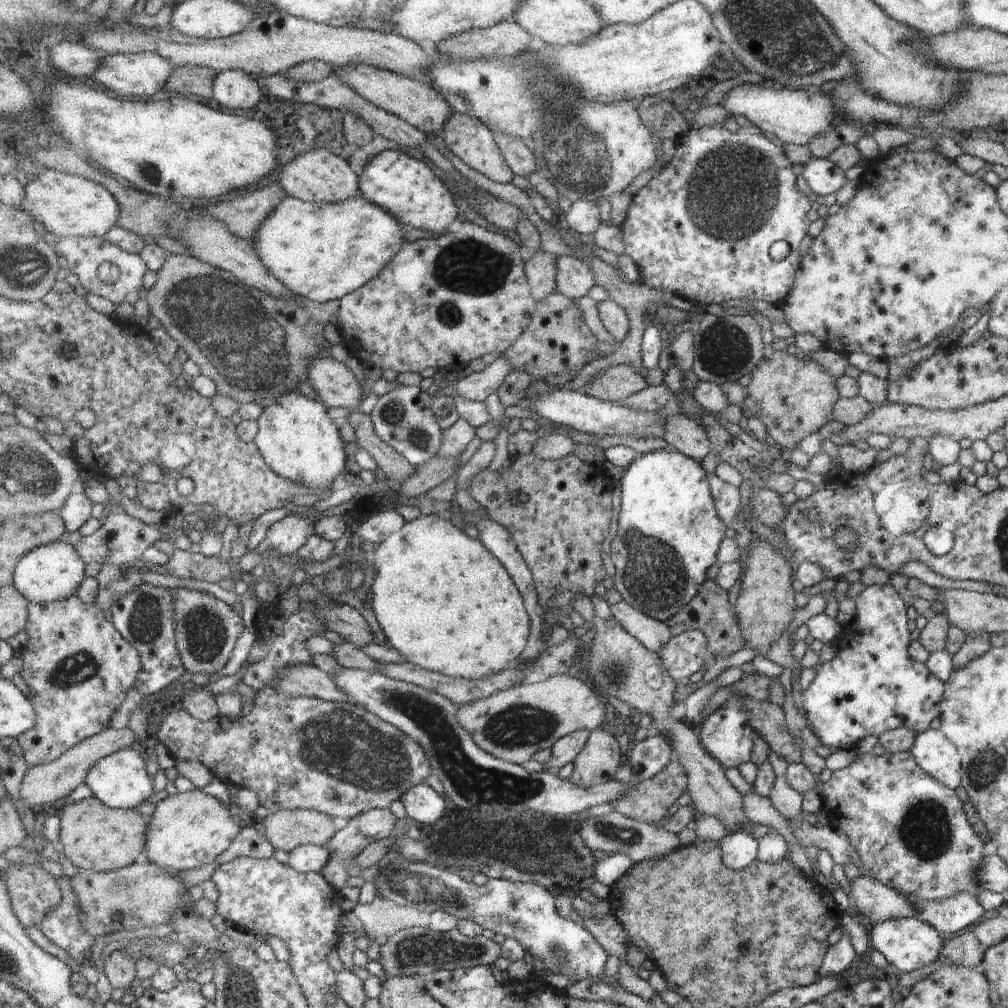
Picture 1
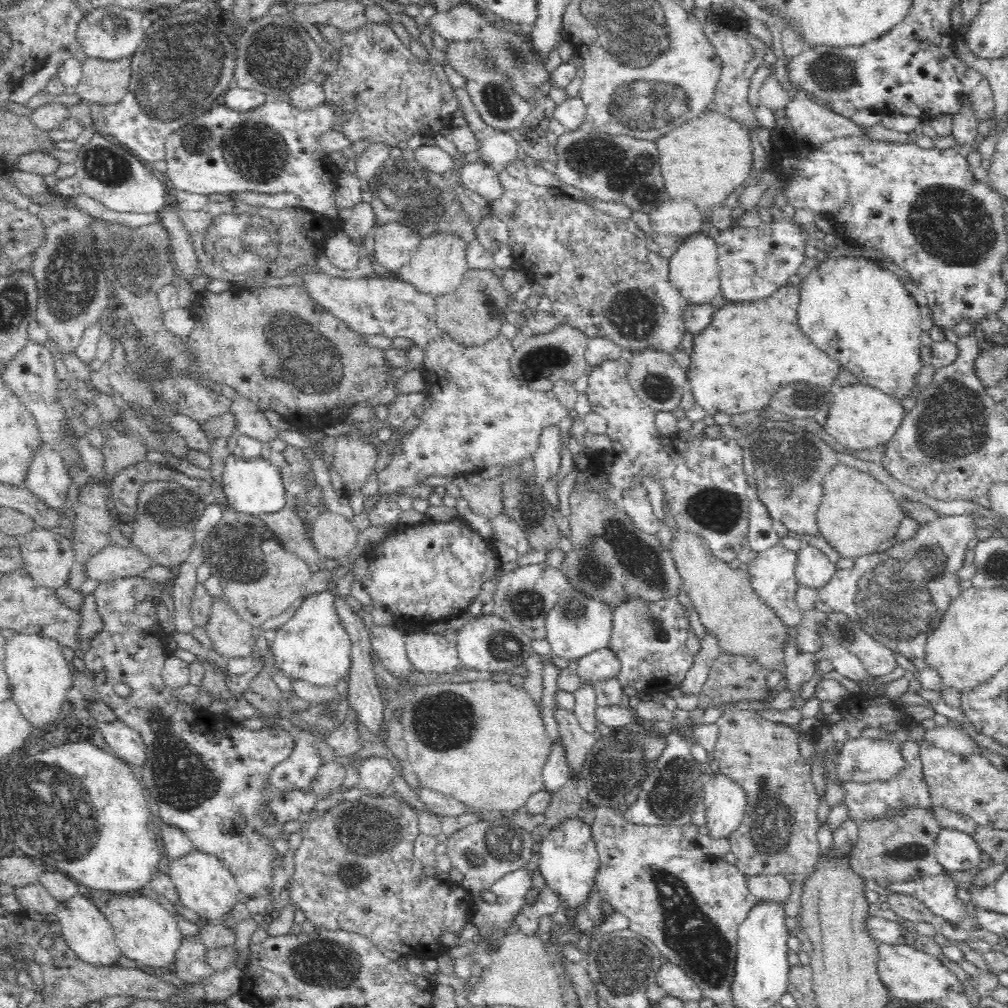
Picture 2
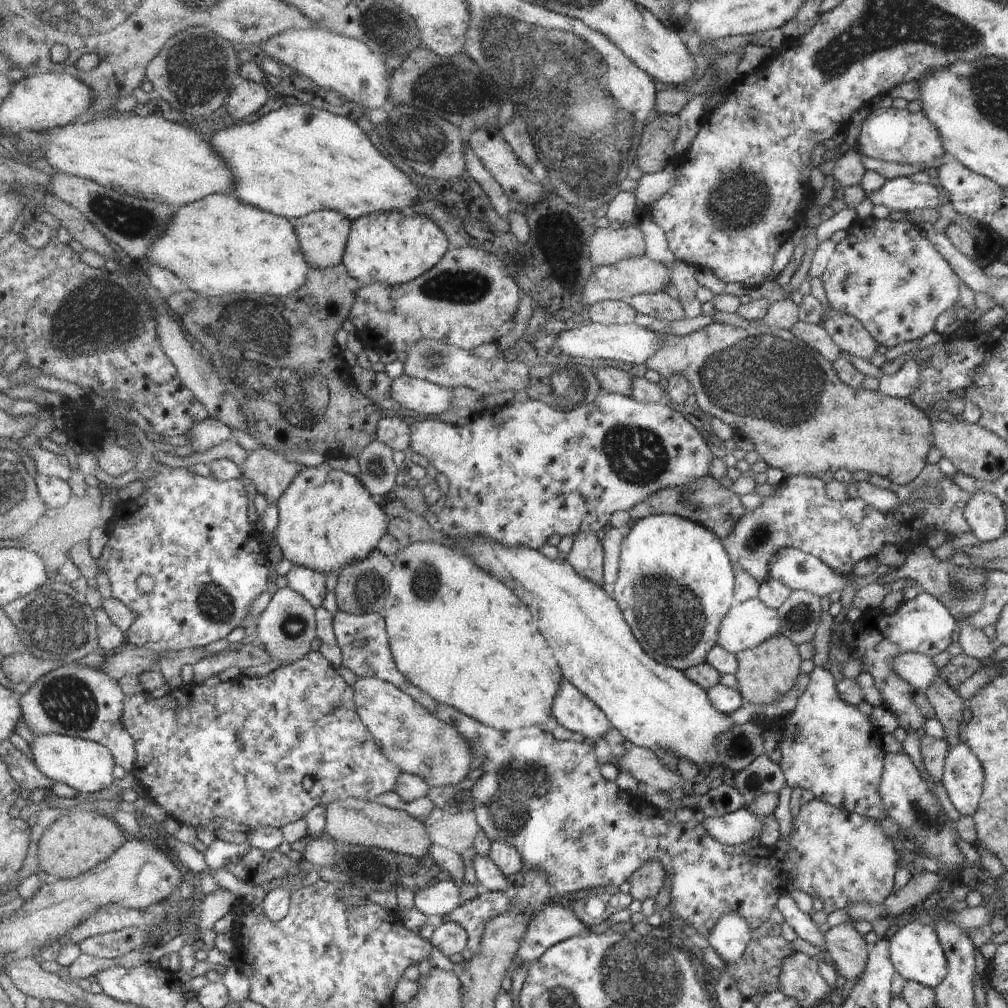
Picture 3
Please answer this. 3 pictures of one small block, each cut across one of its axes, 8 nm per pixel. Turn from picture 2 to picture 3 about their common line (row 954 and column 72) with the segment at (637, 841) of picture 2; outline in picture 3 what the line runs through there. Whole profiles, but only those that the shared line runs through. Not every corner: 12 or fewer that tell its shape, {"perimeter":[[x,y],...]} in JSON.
{"perimeter":[[66,663],[21,696],[34,736],[98,742],[133,773],[126,695],[101,668]]}

